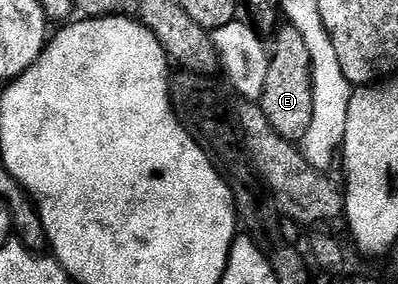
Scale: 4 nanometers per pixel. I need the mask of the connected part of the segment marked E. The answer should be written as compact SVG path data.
M283 26L273 35L275 48L272 46L269 51L269 73L261 80L261 106L265 117L269 117L269 125L273 125L273 129L277 129L277 133L281 133L281 137L290 143L298 144L313 119L311 58L309 49L305 49L305 37L301 37L295 27Z

